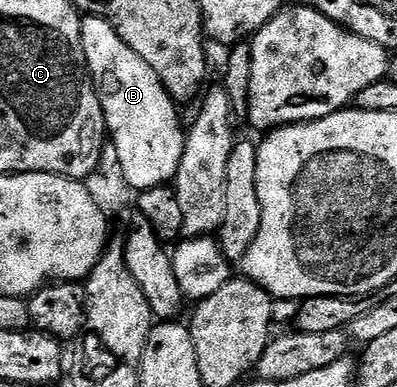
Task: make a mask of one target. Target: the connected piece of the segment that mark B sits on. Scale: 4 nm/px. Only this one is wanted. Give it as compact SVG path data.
M88 16L81 21L80 27L88 70L94 79L96 94L100 97L104 109L104 125L110 135L110 142L118 152L120 173L126 176L126 180L136 192L169 185L182 164L186 141L186 126L185 123L180 123L180 114L176 111L179 110L177 103L169 96L158 72L154 72L154 68L150 68L150 64L146 64L146 60L142 60L142 56L138 56L138 52L134 52L134 48L130 48L126 40L122 40L122 36L118 36L116 29L107 20Z

